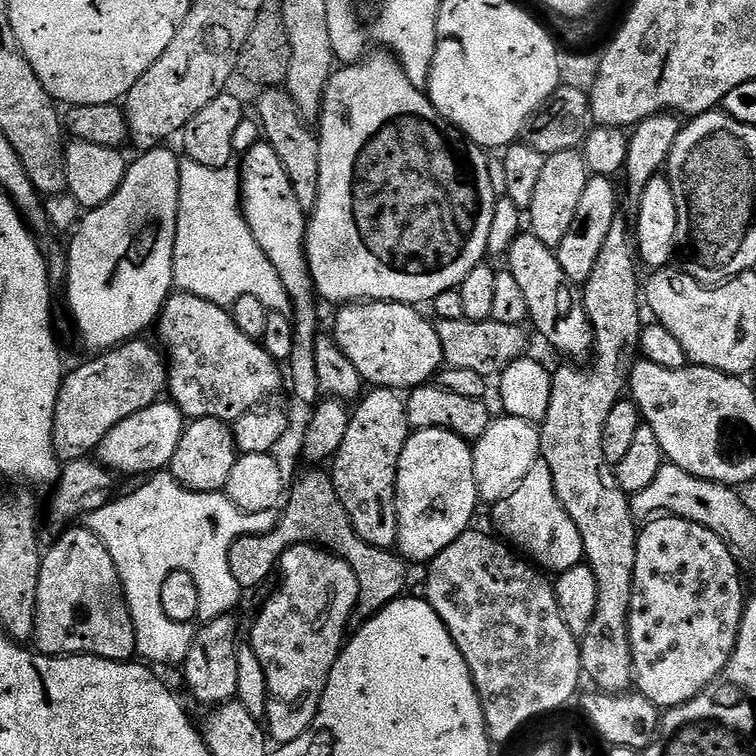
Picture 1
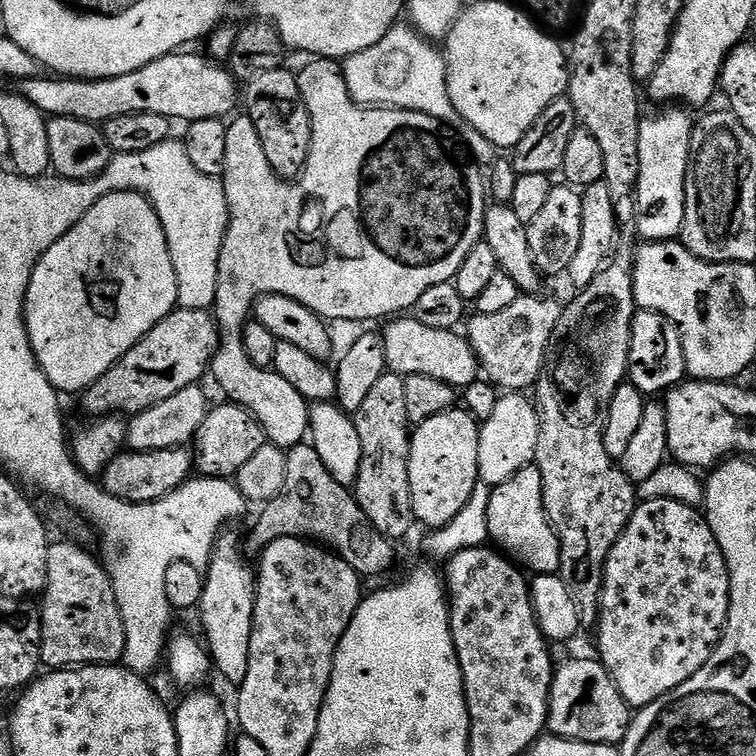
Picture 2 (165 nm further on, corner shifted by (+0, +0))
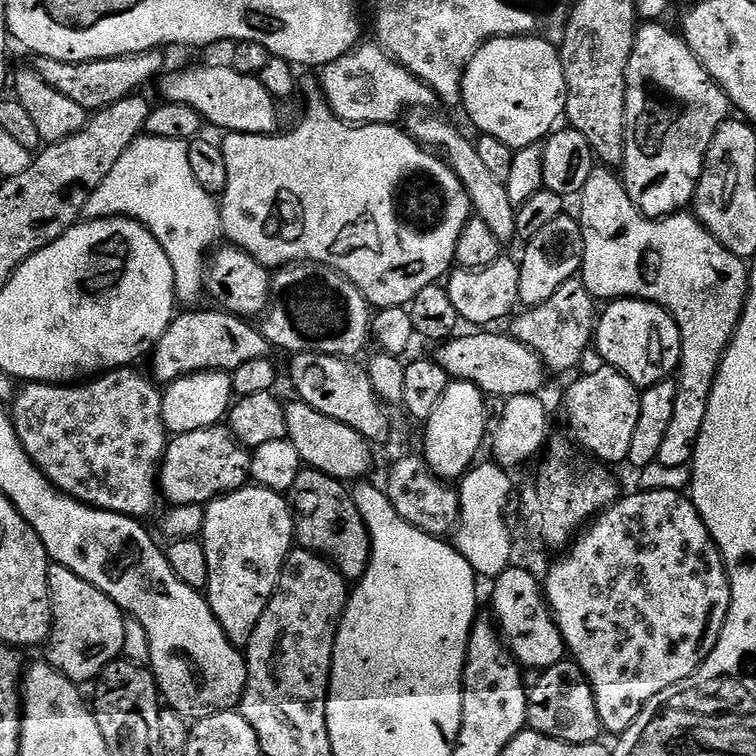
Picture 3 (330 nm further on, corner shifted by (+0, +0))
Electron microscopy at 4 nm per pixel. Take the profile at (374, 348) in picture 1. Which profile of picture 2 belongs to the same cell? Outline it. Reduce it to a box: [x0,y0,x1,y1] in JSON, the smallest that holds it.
[382,318,481,390]

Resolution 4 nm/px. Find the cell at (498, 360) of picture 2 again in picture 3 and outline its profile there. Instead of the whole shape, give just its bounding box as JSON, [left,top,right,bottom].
[510,278,597,373]

